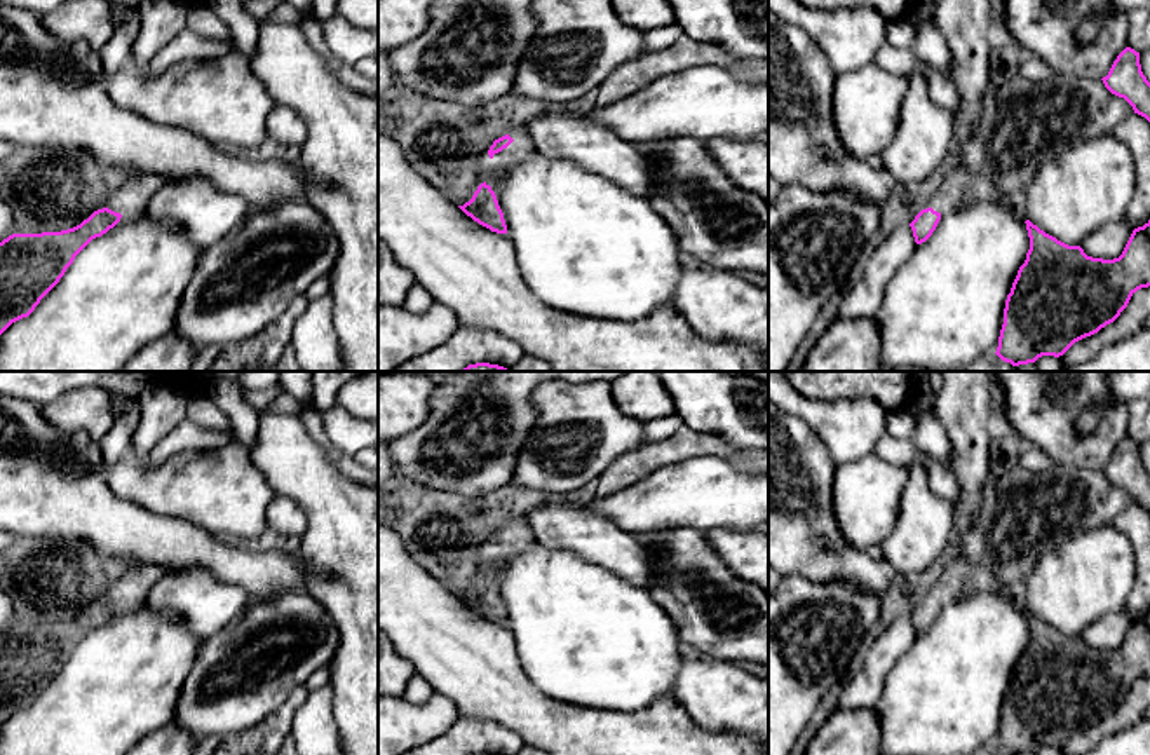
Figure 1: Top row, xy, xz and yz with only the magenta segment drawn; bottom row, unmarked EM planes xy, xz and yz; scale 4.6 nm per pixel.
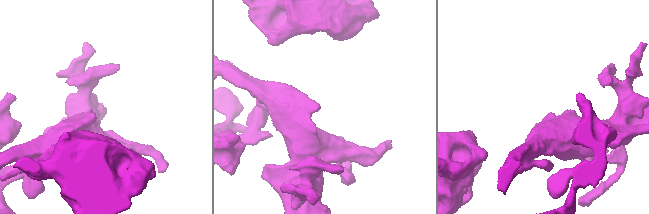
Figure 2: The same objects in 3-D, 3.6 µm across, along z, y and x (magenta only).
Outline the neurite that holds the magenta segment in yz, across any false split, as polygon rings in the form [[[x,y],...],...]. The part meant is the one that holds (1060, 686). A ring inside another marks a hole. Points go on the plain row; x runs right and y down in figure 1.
[[[1150,610],[1133,621],[1122,645],[1092,649],[1080,636],[1068,636],[1025,612],[1030,640],[1005,690],[997,746],[1011,755],[1035,753],[1042,746],[1063,746],[1075,732],[1113,713],[1131,687],[1150,677]]]

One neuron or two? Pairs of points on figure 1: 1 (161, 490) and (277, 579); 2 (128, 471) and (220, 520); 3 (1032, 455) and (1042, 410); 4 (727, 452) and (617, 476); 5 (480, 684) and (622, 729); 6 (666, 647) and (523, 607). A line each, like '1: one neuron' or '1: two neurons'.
1: two neurons
2: one neuron
3: two neurons
4: one neuron
5: one neuron
6: one neuron

